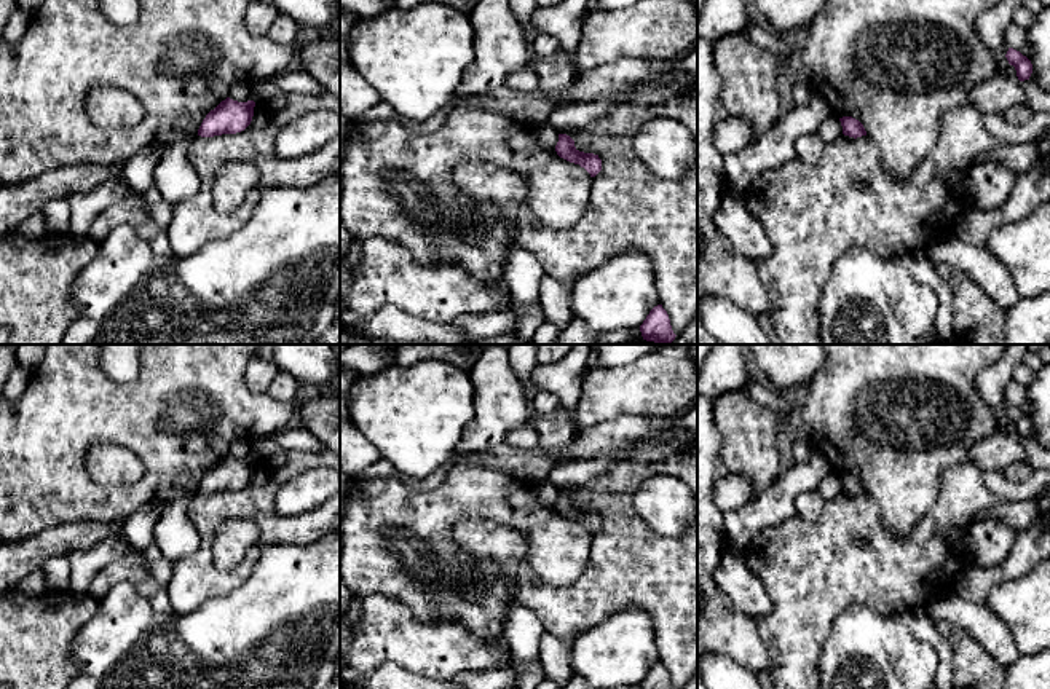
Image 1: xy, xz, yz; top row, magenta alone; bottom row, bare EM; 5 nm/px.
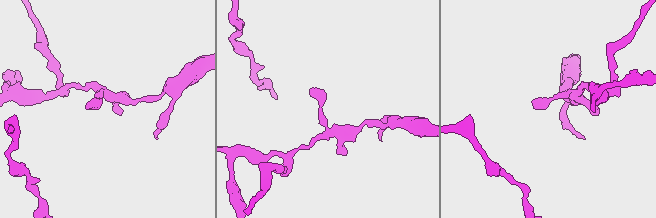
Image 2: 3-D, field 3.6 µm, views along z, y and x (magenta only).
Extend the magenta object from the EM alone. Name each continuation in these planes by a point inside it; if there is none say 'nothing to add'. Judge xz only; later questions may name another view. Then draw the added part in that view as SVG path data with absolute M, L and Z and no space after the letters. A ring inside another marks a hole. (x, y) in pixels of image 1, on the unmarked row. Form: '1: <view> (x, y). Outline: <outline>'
nothing to add

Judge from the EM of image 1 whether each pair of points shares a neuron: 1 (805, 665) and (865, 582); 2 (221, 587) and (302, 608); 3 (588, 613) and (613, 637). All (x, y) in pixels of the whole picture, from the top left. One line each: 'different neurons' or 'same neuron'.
1: same neuron
2: different neurons
3: different neurons

